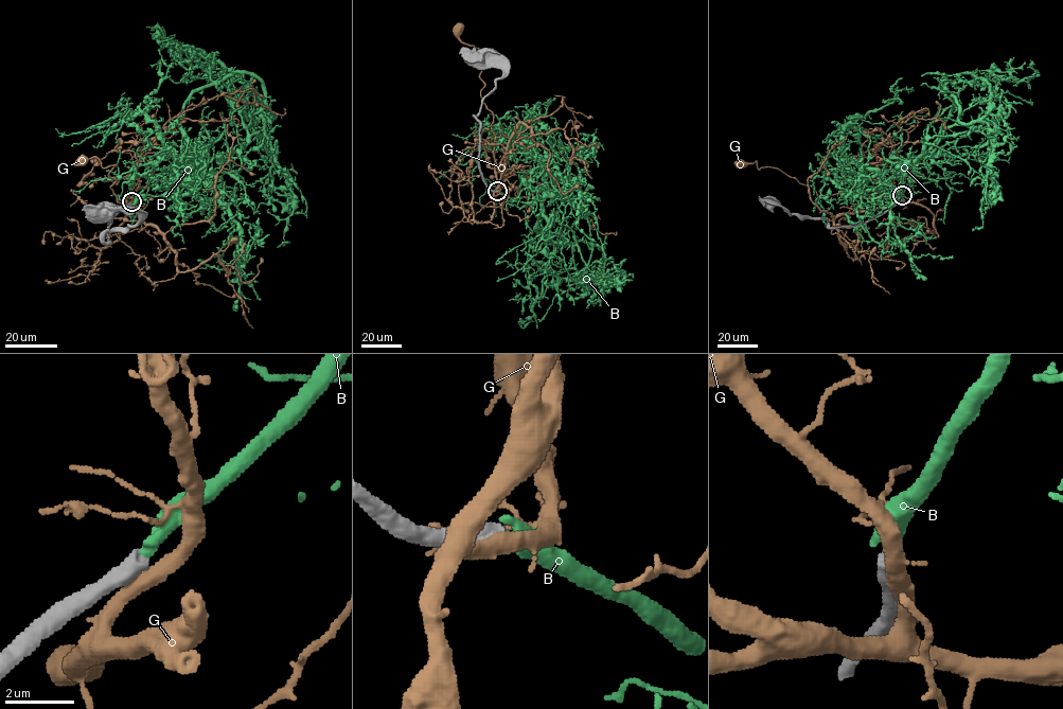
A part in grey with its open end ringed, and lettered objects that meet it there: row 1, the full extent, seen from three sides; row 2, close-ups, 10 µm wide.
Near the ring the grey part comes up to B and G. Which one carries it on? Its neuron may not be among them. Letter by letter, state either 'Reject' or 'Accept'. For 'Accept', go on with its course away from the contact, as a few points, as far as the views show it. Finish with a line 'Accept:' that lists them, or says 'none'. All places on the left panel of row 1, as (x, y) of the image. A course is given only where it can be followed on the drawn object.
B: Accept. Its course: (130, 201), (243, 111), (264, 163), (278, 164), (293, 195), (277, 247)
G: Reject
Accept: B

